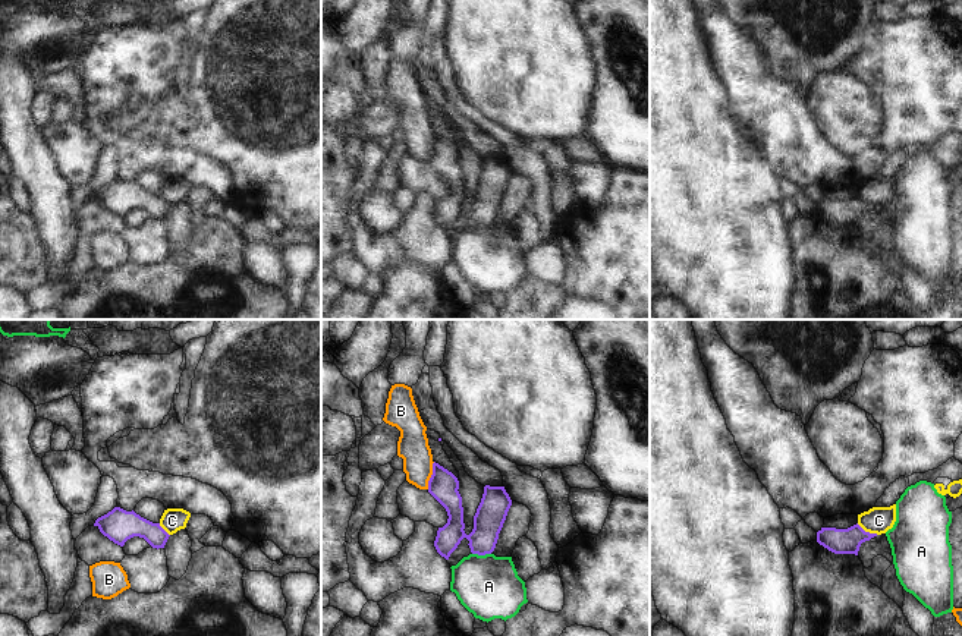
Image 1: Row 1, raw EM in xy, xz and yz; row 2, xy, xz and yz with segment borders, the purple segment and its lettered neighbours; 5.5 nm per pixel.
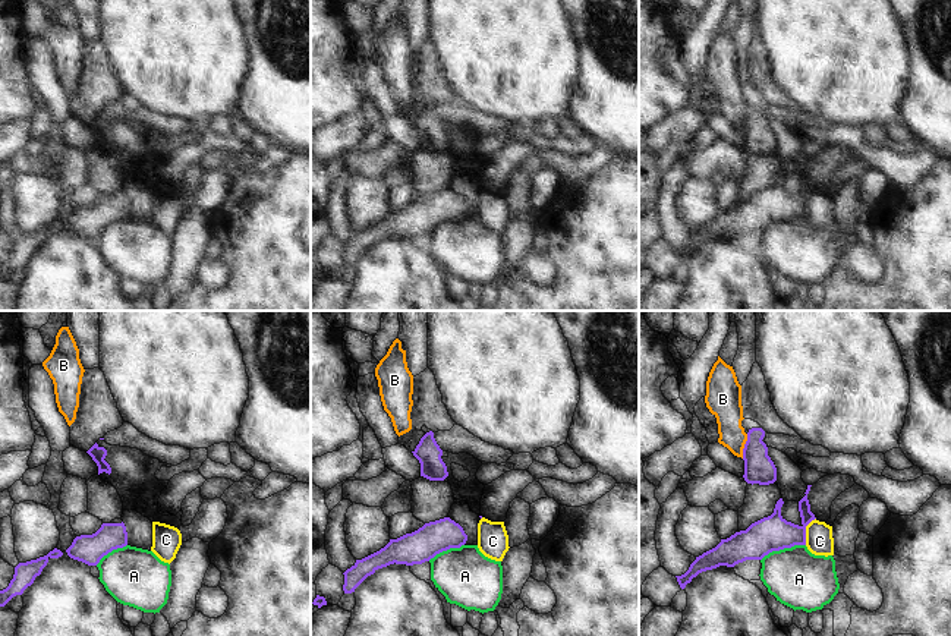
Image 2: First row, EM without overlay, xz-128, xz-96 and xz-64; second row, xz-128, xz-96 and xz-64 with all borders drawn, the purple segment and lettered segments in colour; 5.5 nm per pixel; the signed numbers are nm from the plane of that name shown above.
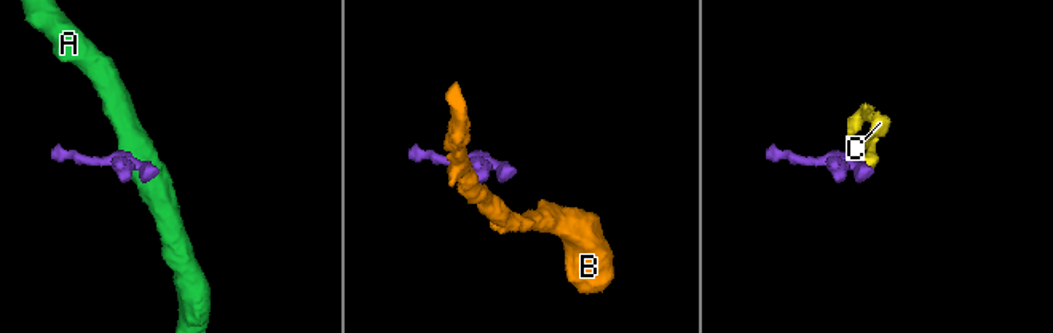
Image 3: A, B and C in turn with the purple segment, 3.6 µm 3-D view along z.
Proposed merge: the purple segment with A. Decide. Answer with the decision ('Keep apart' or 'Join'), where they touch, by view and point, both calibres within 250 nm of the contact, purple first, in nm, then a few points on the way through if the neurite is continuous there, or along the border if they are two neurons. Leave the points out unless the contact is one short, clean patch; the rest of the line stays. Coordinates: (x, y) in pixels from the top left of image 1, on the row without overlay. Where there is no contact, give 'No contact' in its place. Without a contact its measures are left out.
Keep apart. Touches purple at xz (481, 226). Thickness 160 nm (purple) against 340 nm. Boundary: xz (472, 224), (490, 226)

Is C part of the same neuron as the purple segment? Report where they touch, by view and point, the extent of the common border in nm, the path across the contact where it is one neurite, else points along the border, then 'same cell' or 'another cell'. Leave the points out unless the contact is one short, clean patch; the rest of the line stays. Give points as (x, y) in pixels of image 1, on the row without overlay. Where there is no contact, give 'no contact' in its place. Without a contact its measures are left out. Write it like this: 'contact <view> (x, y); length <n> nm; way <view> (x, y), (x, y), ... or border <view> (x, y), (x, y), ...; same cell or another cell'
contact yz (867, 204); length 130 nm; border yz (857, 195), (865, 202), (877, 205); another cell

